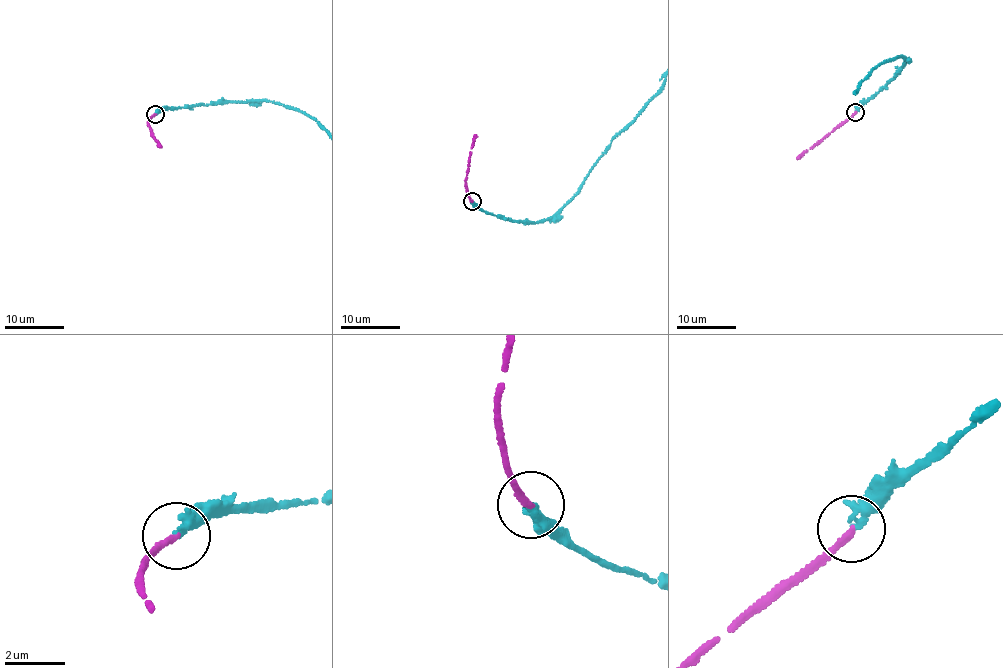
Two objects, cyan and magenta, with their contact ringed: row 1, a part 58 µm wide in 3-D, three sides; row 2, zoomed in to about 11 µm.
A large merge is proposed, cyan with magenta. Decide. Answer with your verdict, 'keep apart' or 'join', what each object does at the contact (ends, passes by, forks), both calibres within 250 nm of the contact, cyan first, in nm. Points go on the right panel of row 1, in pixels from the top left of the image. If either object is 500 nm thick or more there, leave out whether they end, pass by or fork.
join; cyan ends there; magenta ends there; 280 nm thick on the cyan side, 200 nm on the other

